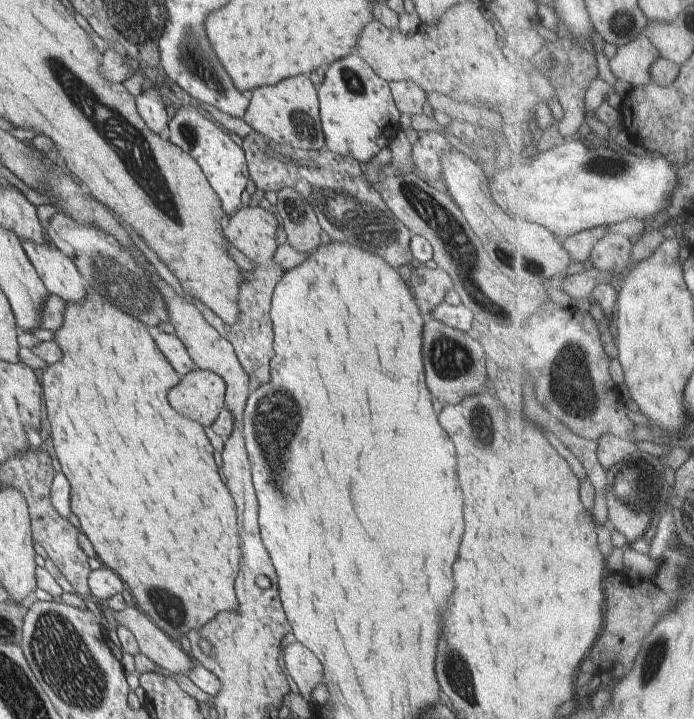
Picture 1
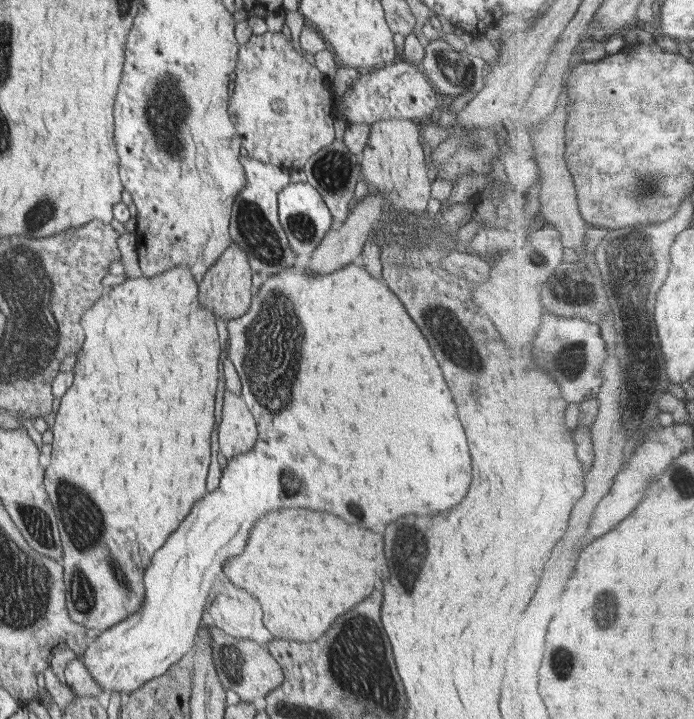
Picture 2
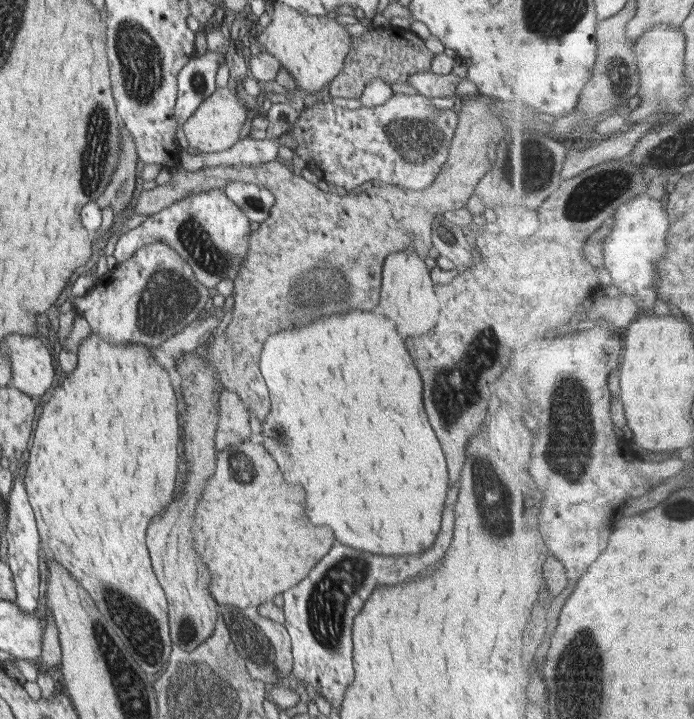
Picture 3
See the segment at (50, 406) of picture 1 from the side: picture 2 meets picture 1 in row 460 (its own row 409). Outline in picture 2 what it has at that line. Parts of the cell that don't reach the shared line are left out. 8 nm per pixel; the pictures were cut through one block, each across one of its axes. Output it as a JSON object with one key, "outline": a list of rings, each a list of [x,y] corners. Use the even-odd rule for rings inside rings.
{"outline":[[[178,265],[152,278],[144,275],[127,278],[119,286],[106,289],[103,296],[88,311],[83,312],[81,326],[86,340],[76,360],[73,383],[61,398],[56,414],[52,428],[53,449],[50,465],[45,468],[44,484],[50,494],[56,516],[62,520],[62,526],[66,526],[60,528],[60,536],[64,544],[62,560],[66,570],[64,584],[68,614],[74,622],[86,628],[94,628],[98,632],[108,630],[111,626],[124,621],[141,607],[145,597],[143,583],[145,569],[150,566],[154,553],[163,547],[166,539],[186,518],[193,504],[208,493],[206,478],[208,478],[210,454],[212,454],[210,438],[216,422],[214,394],[220,378],[220,368],[218,368],[220,338],[218,338],[215,314],[212,314],[210,309],[198,306],[198,286],[191,270],[184,265]]]}

